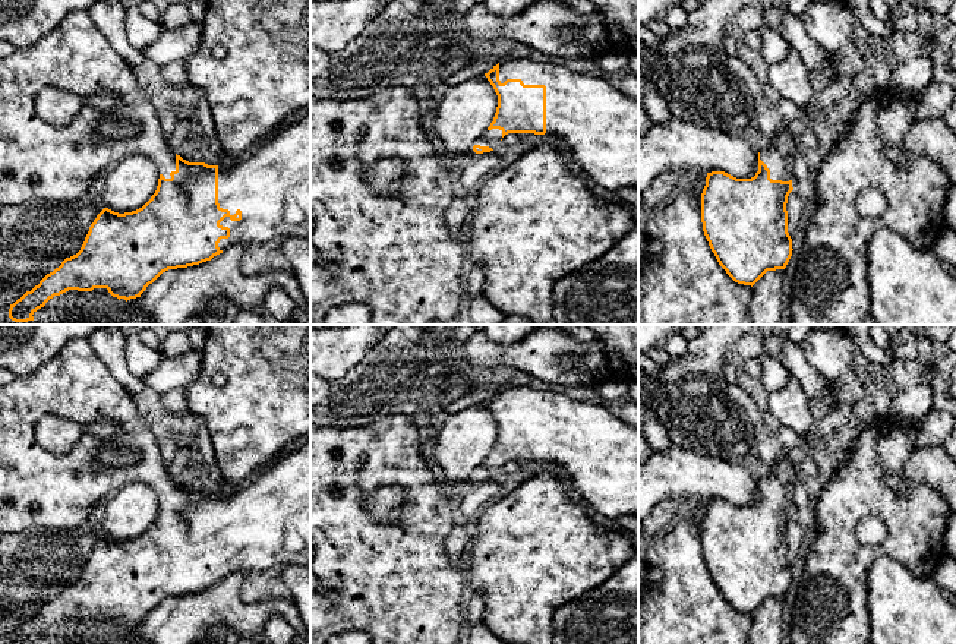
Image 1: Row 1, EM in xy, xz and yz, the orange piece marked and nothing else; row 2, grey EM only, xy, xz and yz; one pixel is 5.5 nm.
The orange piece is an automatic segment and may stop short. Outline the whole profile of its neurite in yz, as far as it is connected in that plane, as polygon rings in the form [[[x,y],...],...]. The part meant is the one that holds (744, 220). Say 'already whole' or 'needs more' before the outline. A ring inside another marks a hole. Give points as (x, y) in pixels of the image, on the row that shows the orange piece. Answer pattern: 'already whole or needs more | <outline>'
needs more | [[[779,129],[770,145],[758,152],[758,171],[751,179],[707,173],[701,193],[703,231],[719,265],[738,284],[753,287],[767,271],[785,269],[792,256],[786,203],[793,190],[789,167],[798,141],[799,136]]]

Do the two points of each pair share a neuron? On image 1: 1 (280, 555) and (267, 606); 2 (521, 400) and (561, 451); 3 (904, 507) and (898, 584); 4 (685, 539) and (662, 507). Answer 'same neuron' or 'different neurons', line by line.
1: different neurons
2: same neuron
3: different neurons
4: different neurons

